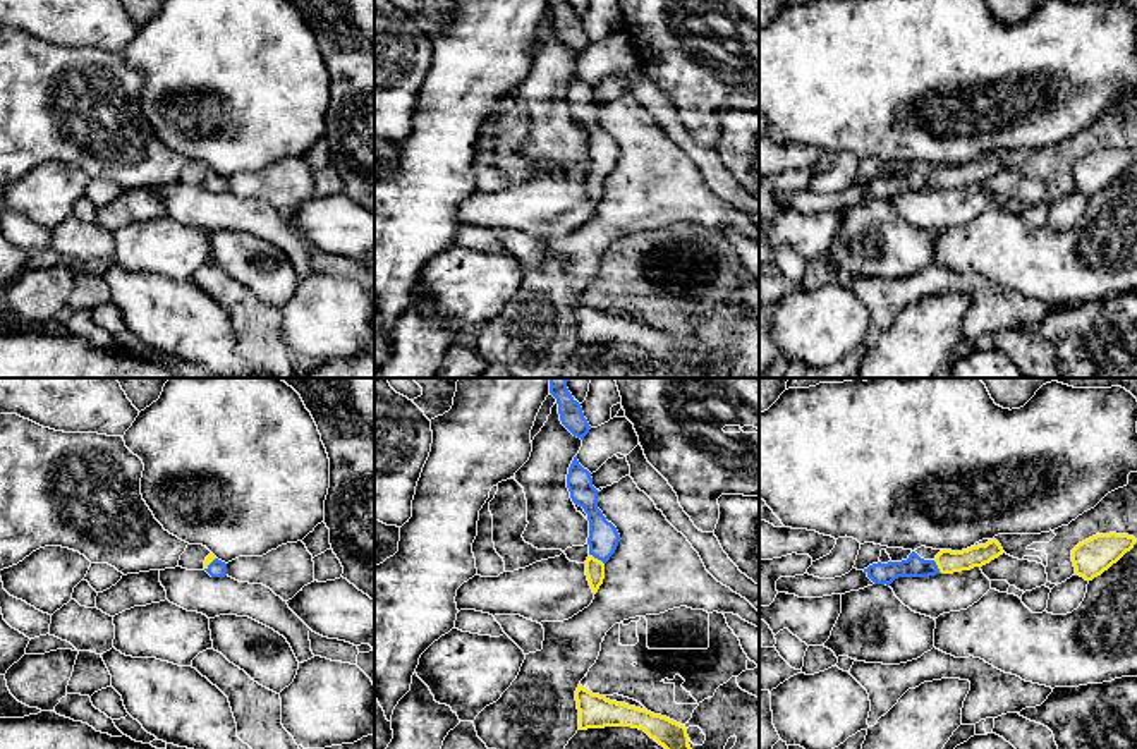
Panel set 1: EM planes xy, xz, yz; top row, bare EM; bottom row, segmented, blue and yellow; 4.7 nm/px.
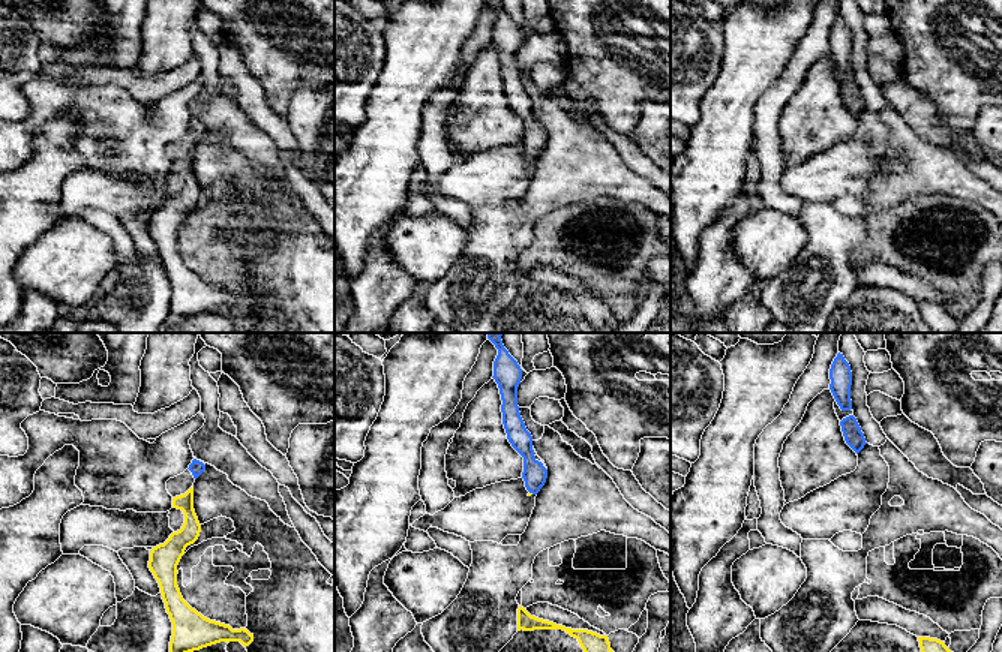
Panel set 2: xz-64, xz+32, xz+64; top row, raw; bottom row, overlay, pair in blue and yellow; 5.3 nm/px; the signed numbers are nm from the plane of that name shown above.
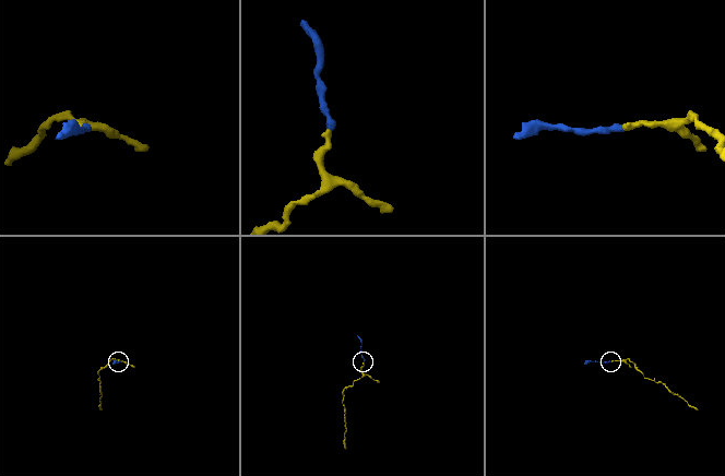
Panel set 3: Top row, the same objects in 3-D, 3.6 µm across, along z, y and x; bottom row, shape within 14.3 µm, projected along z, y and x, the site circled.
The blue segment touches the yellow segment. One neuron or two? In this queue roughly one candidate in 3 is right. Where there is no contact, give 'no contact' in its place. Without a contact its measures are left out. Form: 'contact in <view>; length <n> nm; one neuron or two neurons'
contact in xz; length 90 nm; one neuron

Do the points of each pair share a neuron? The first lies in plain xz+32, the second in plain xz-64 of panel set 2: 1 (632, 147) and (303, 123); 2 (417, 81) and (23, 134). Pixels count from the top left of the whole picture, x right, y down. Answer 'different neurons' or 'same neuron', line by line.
1: different neurons
2: different neurons

